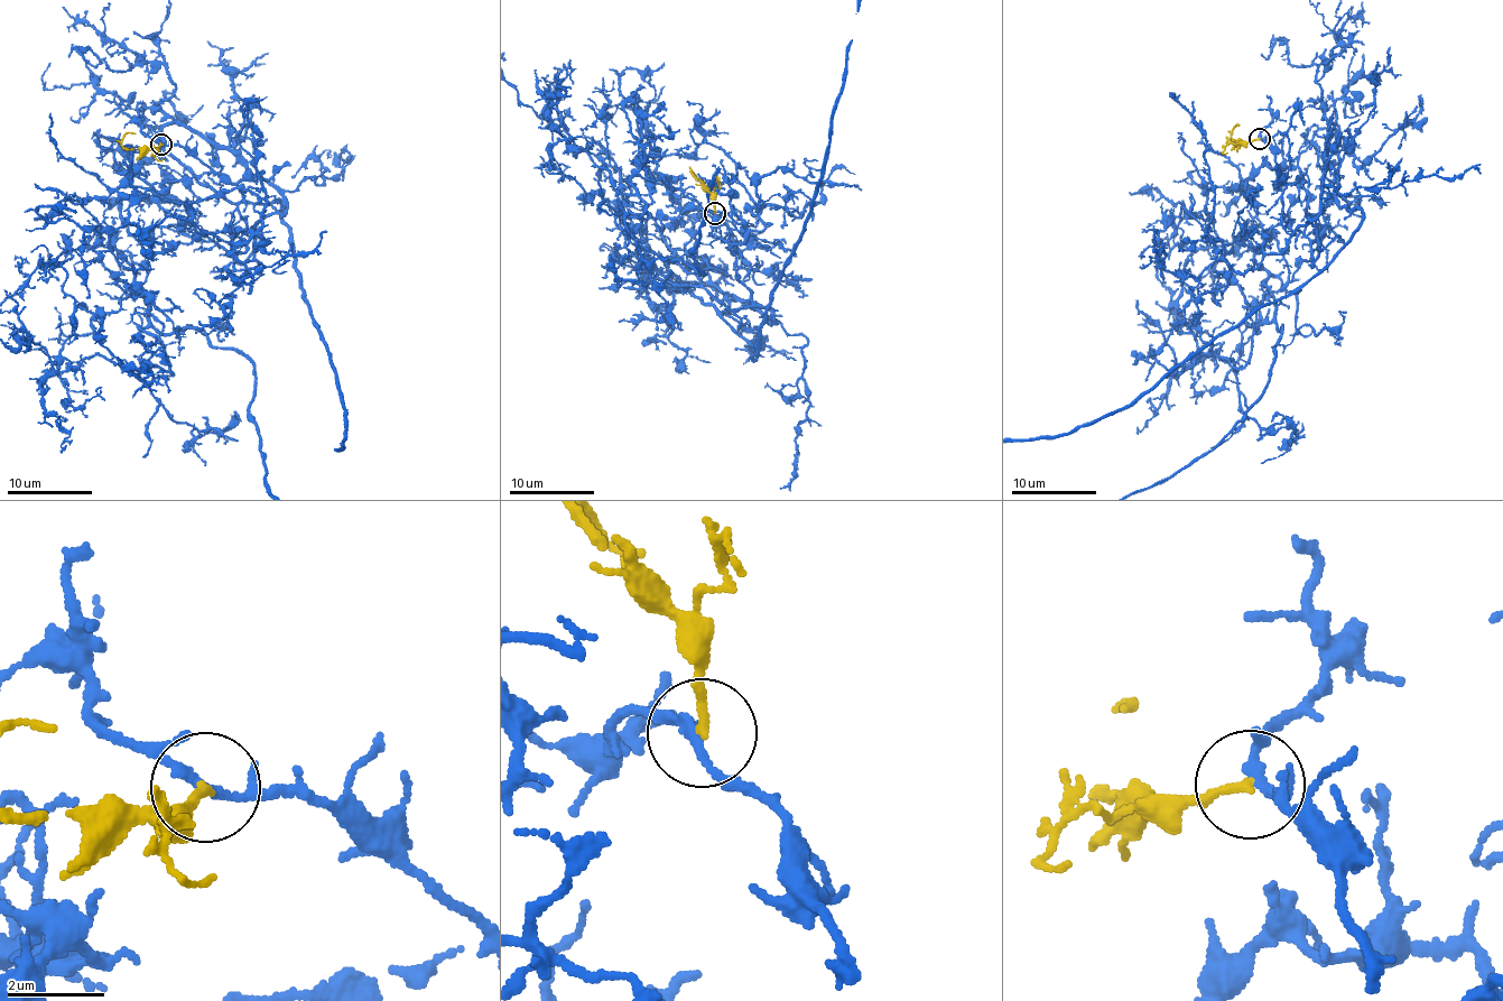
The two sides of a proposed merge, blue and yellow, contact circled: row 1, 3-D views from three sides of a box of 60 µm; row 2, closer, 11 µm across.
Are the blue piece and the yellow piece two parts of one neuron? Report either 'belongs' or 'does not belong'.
belongs

